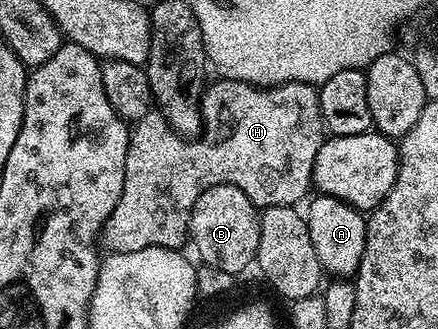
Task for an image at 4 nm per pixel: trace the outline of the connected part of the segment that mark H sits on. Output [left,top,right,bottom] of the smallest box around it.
[100,77,324,253]

